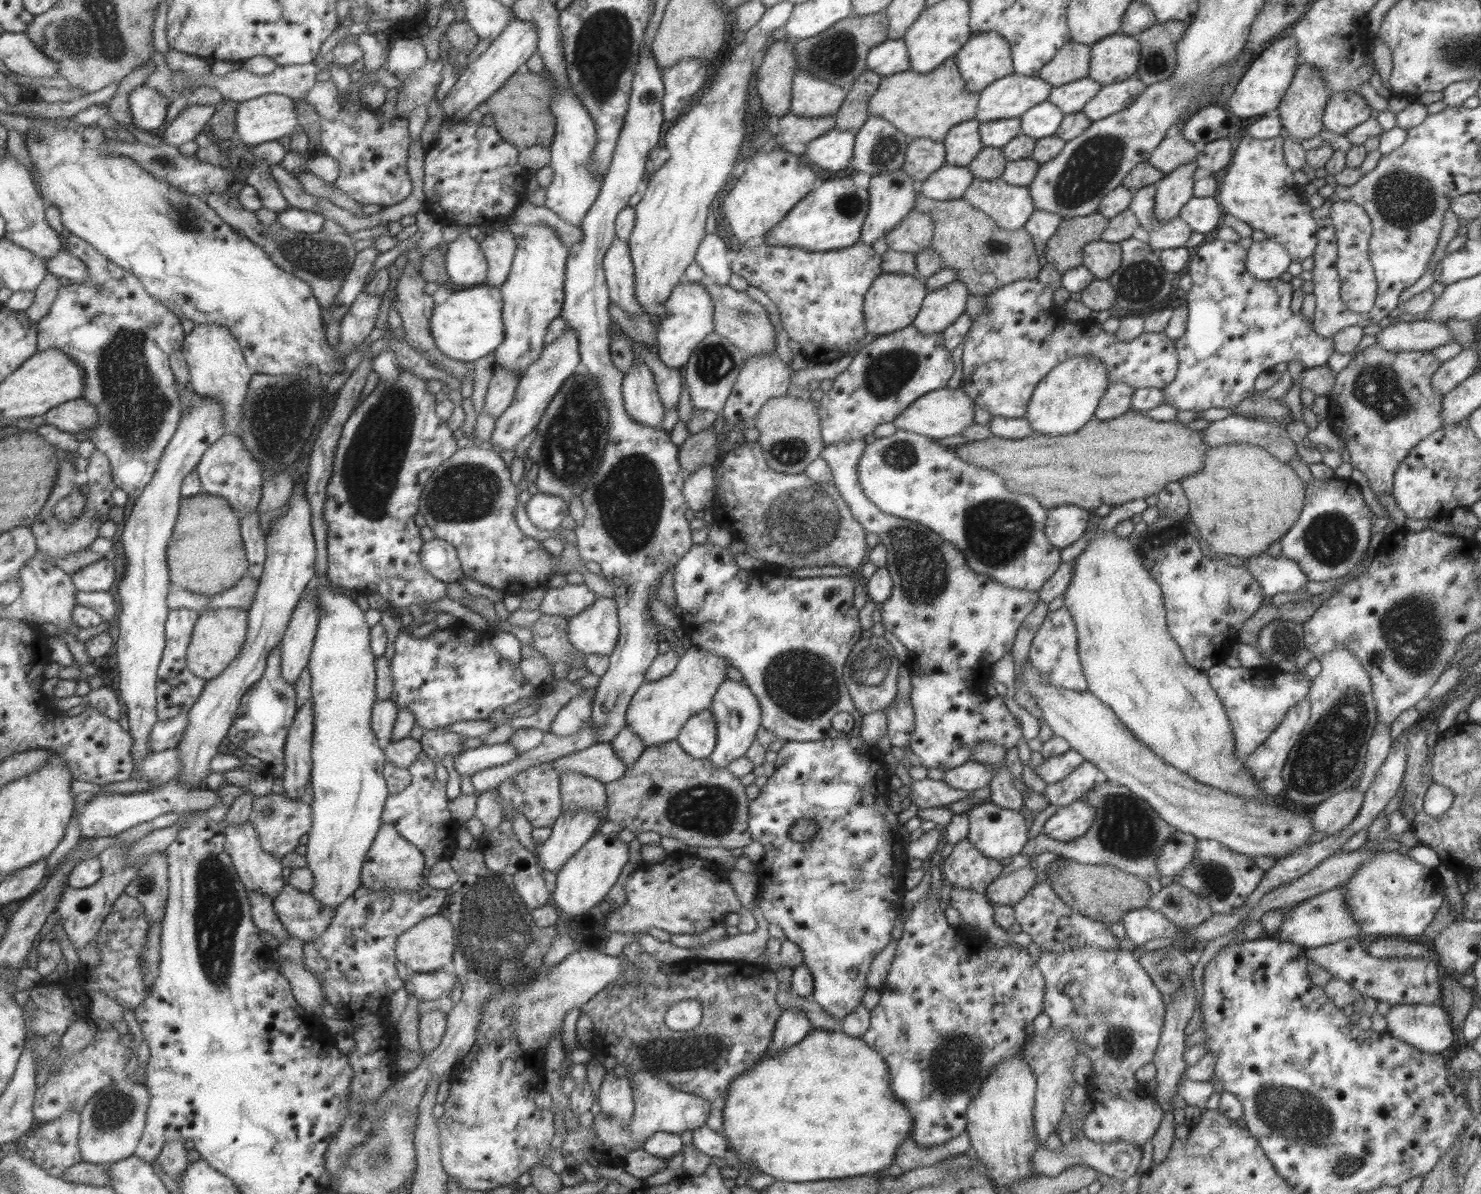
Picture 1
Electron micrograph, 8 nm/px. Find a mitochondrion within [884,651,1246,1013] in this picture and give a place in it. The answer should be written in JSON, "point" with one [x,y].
{"point":[1125,828]}

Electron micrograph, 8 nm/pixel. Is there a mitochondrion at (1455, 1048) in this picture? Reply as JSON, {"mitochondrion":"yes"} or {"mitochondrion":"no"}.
{"mitochondrion":"no"}

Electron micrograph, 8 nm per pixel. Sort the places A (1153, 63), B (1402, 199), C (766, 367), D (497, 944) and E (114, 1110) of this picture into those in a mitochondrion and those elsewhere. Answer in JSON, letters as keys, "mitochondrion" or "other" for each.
{"A":"mitochondrion","B":"mitochondrion","C":"other","D":"mitochondrion","E":"mitochondrion"}

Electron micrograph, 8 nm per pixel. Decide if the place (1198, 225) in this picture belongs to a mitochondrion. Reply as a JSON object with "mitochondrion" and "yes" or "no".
{"mitochondrion":"no"}

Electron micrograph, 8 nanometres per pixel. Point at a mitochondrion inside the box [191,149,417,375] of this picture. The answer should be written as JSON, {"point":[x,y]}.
{"point":[324,259]}

